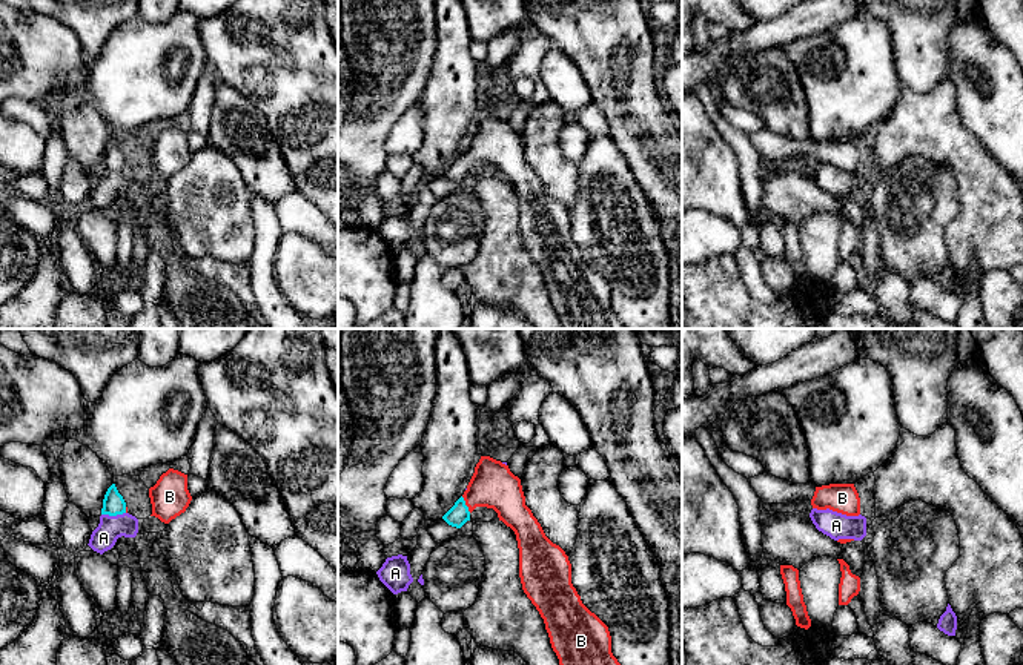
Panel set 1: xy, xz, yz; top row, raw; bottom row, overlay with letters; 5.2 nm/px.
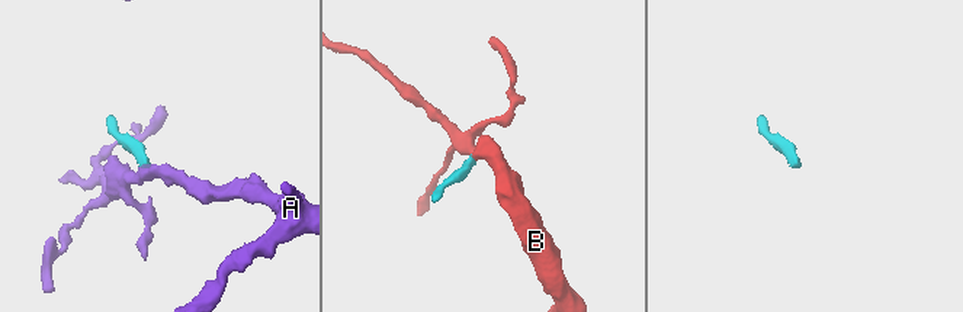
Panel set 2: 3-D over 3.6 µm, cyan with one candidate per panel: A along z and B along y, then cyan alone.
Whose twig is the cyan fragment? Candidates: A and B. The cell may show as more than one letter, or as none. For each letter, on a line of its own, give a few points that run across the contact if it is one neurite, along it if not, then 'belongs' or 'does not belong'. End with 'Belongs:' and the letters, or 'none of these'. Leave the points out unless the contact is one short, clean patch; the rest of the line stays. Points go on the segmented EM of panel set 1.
A: line xy (125, 512), (102, 515); does not belong
B: line xz (458, 515), (464, 504), (493, 486); belongs
Belongs: B

